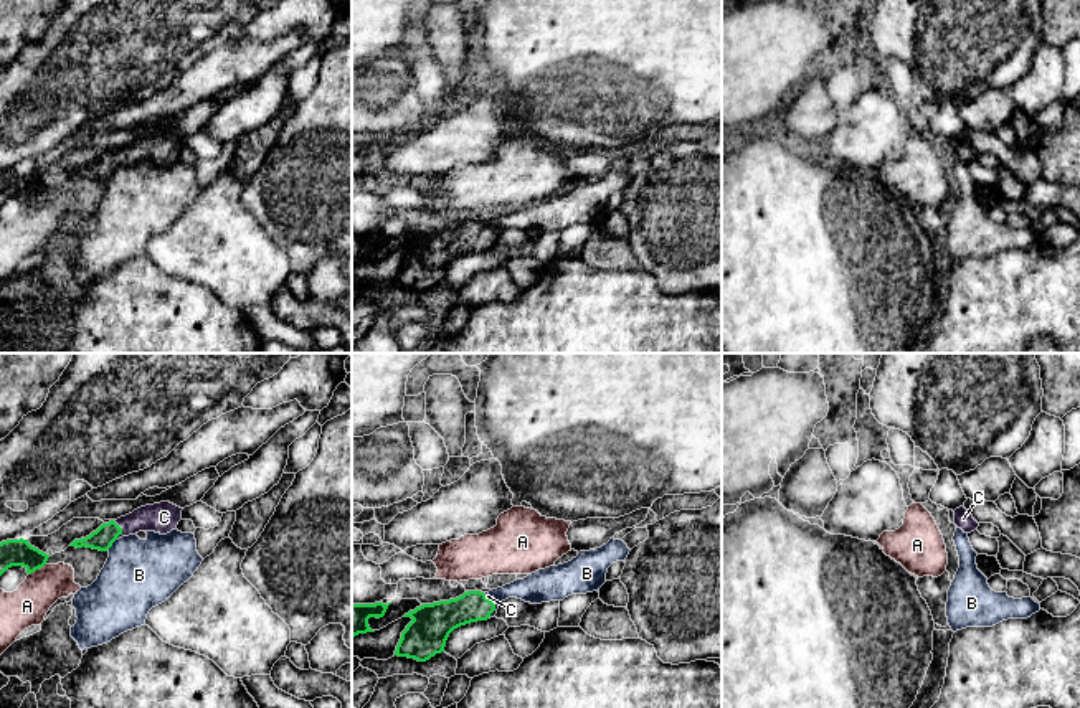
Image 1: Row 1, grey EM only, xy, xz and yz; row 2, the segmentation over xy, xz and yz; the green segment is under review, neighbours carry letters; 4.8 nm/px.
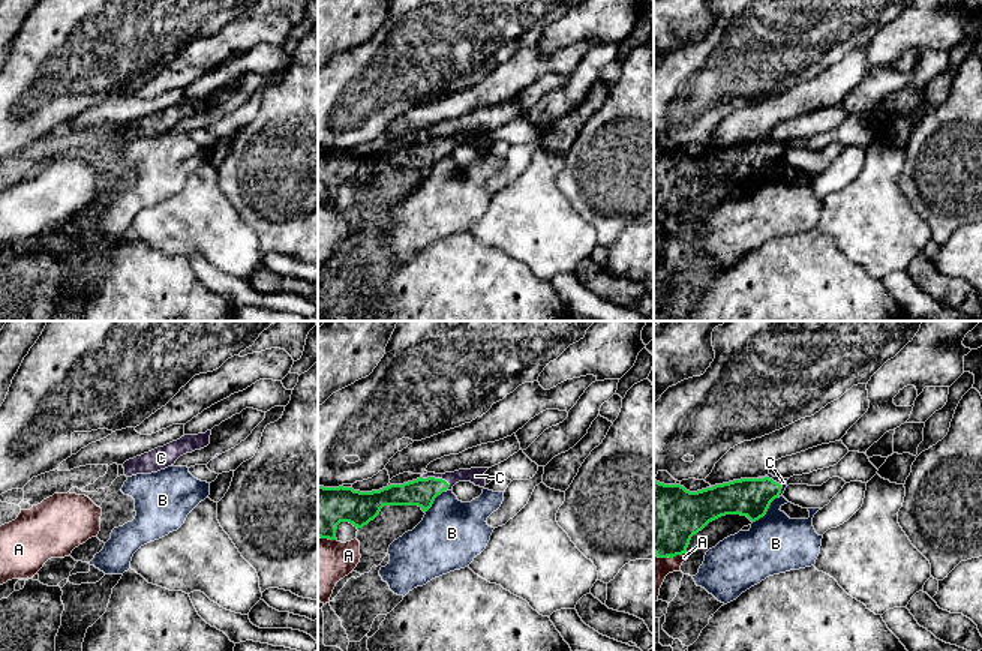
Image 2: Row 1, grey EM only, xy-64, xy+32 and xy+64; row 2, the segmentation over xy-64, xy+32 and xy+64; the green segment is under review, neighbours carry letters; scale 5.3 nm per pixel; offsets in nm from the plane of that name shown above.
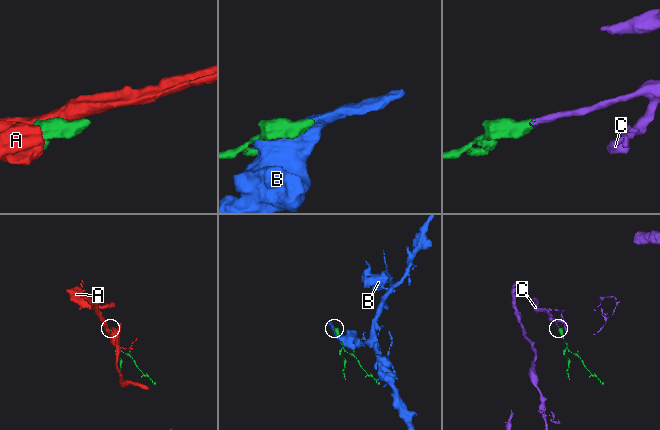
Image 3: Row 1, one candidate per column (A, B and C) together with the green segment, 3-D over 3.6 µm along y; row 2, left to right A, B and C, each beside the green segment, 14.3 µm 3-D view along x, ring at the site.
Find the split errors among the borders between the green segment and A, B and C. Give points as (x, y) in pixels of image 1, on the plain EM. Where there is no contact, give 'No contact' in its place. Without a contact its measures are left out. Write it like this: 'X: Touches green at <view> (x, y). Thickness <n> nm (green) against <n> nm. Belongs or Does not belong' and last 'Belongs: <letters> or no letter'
A: Touches green at xy (37, 198). Thickness 130 nm (green) against 200 nm. Does not belong
B: Touches green at xy (113, 172). Thickness 110 nm (green) against 340 nm. Does not belong
C: Touches green at xy (116, 154). Thickness 110 nm (green) against 150 nm. Belongs
Belongs: C

